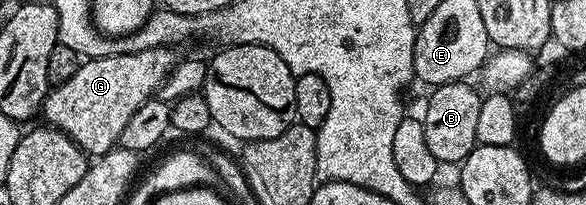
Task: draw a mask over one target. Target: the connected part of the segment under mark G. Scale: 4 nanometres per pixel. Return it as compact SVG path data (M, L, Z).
M152 47L142 51L127 51L123 55L108 55L102 59L85 59L75 77L67 77L67 81L56 84L46 95L43 108L44 122L71 137L71 141L82 147L86 155L106 155L118 146L123 129L126 128L127 121L134 117L135 111L160 92L162 83L168 79L175 66L173 53L173 47Z

